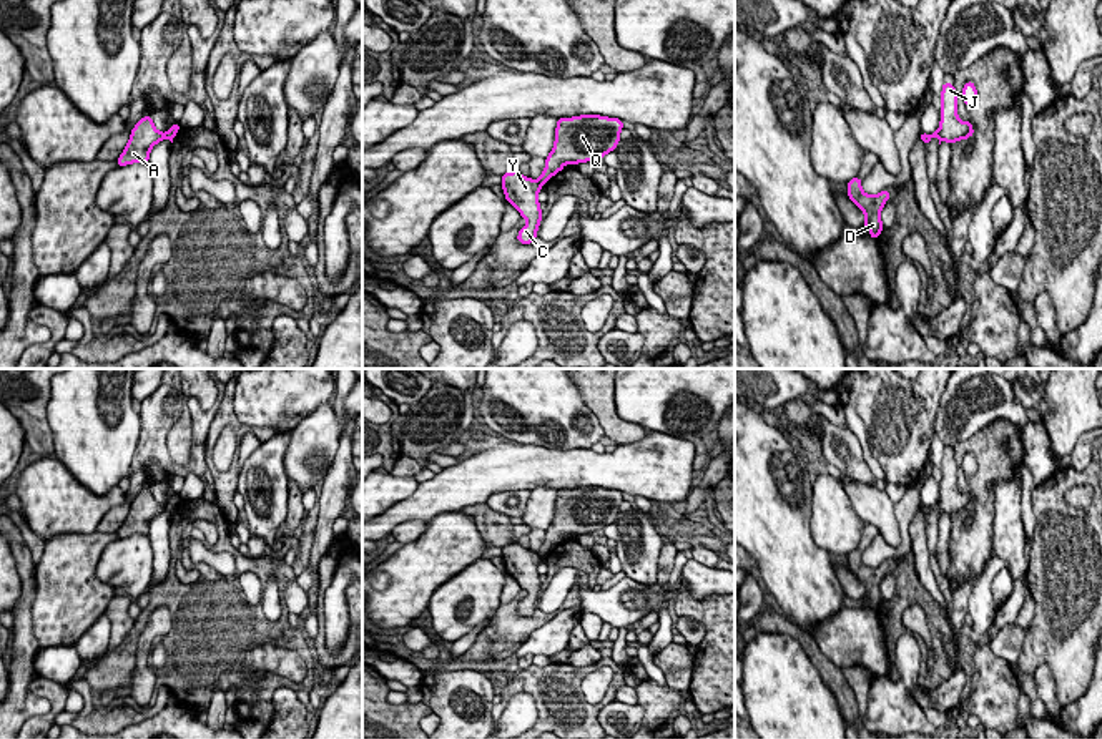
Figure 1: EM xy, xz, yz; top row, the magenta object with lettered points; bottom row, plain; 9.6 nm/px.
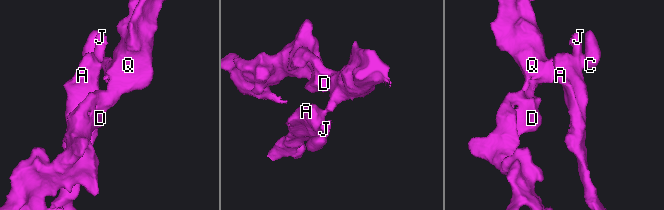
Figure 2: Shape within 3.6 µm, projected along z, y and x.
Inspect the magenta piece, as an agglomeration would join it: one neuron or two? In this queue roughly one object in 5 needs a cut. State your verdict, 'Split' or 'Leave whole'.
Split

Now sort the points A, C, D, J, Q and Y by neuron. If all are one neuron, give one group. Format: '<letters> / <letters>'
A C J Y / D Q

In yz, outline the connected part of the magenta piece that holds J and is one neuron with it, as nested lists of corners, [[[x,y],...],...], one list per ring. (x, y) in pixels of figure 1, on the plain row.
[[[942,455],[939,502],[931,507],[919,507],[924,516],[927,516],[932,508],[939,511],[939,516],[942,513],[952,516],[956,513],[974,508],[971,493],[961,493],[957,488],[957,465],[956,458],[951,455]]]

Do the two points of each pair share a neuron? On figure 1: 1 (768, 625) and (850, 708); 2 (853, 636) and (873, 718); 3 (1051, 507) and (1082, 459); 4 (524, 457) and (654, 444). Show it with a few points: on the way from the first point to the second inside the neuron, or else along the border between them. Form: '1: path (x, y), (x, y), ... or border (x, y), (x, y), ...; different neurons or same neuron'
1: path (793, 630), (838, 683); same neuron
2: border (873, 673), (885, 676); different neurons
3: border (1071, 467), (1084, 470); different neurons
4: path (555, 467), (622, 467); same neuron

